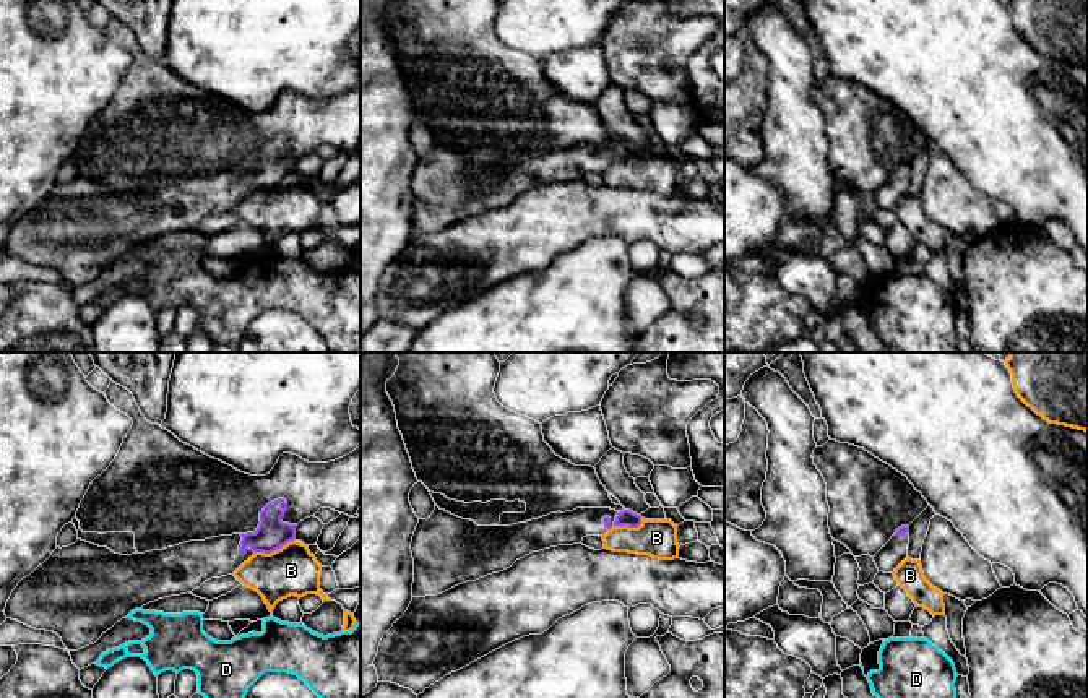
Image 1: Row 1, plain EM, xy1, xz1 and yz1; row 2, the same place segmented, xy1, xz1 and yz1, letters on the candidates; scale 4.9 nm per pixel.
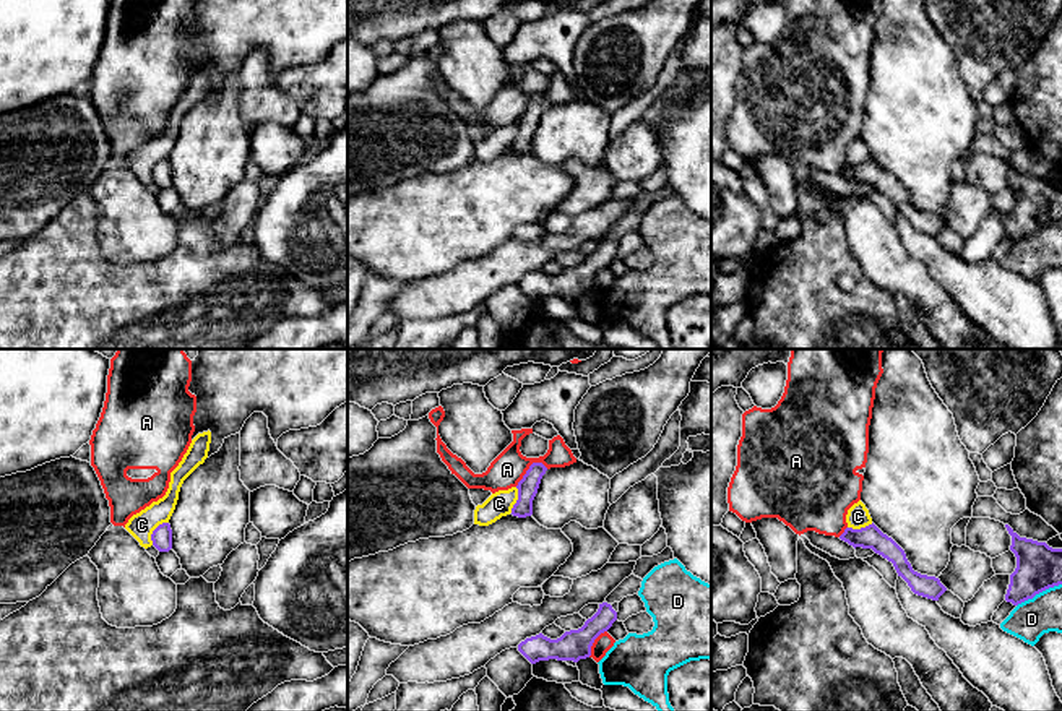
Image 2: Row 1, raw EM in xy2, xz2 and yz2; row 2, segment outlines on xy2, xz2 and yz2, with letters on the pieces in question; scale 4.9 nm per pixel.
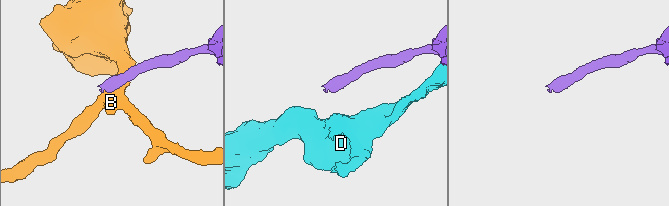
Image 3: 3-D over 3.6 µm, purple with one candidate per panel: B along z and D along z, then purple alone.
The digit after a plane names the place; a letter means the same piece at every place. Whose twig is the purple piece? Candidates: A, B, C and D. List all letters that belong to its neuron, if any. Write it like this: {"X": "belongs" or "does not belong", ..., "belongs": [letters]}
{"A": "does not belong", "B": "does not belong", "C": "does not belong", "D": "does not belong", "belongs": []}

